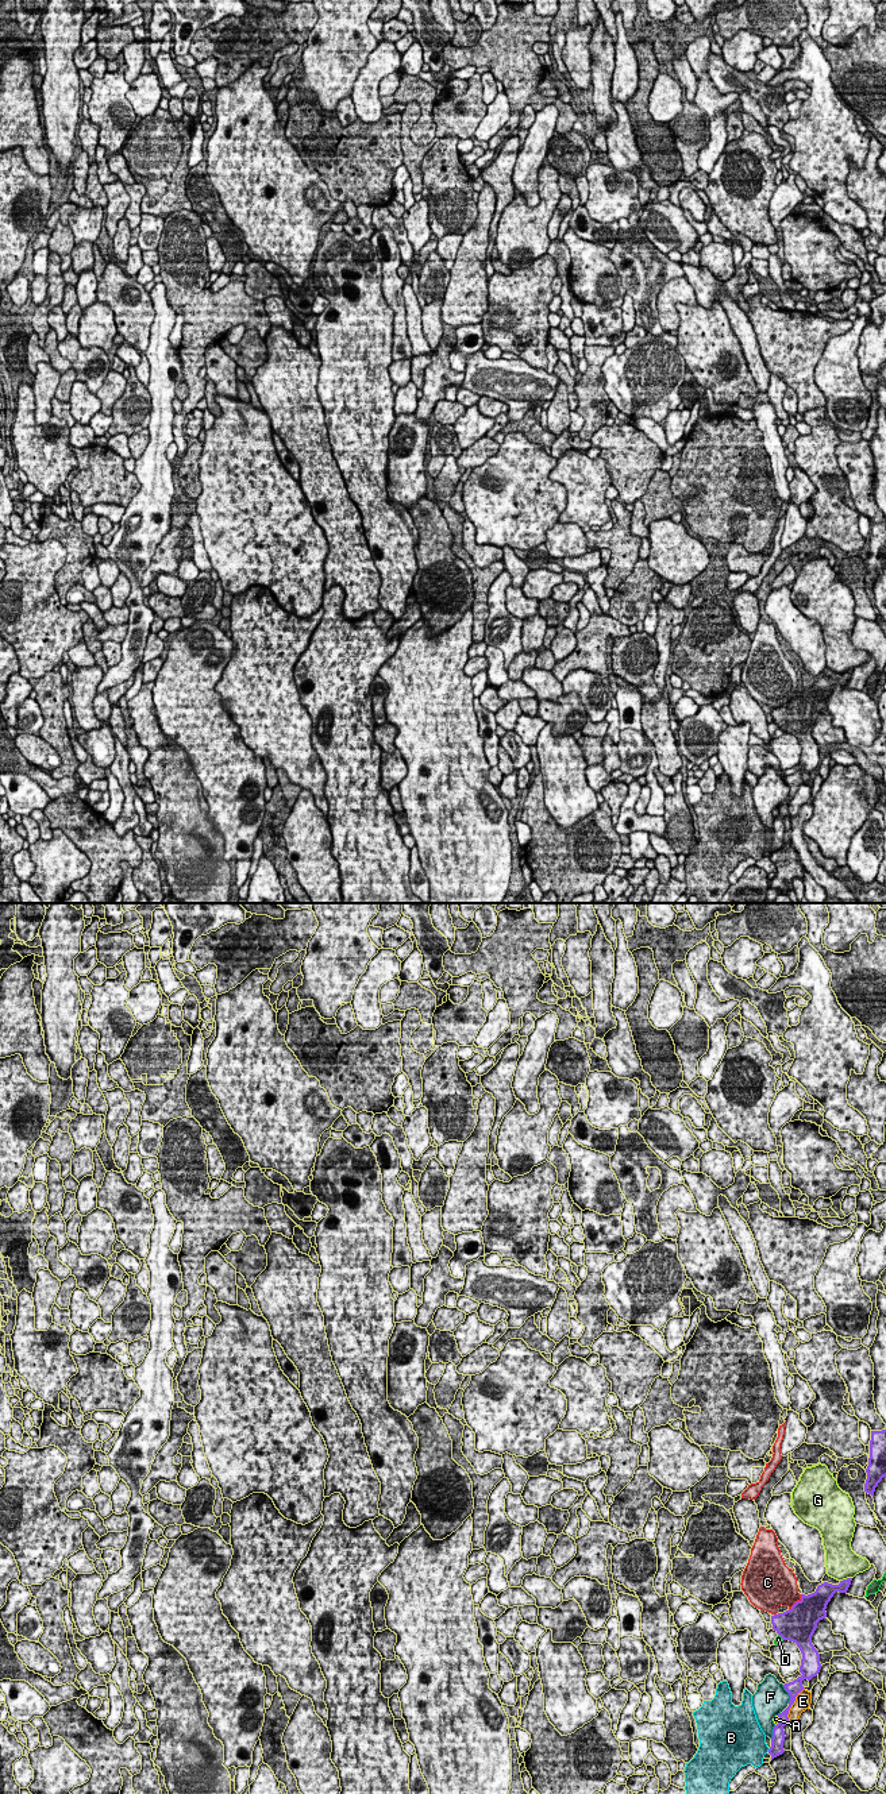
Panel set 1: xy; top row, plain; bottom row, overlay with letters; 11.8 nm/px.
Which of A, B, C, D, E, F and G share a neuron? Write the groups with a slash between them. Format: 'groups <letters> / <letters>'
groups A D / B / C / E / F / G

